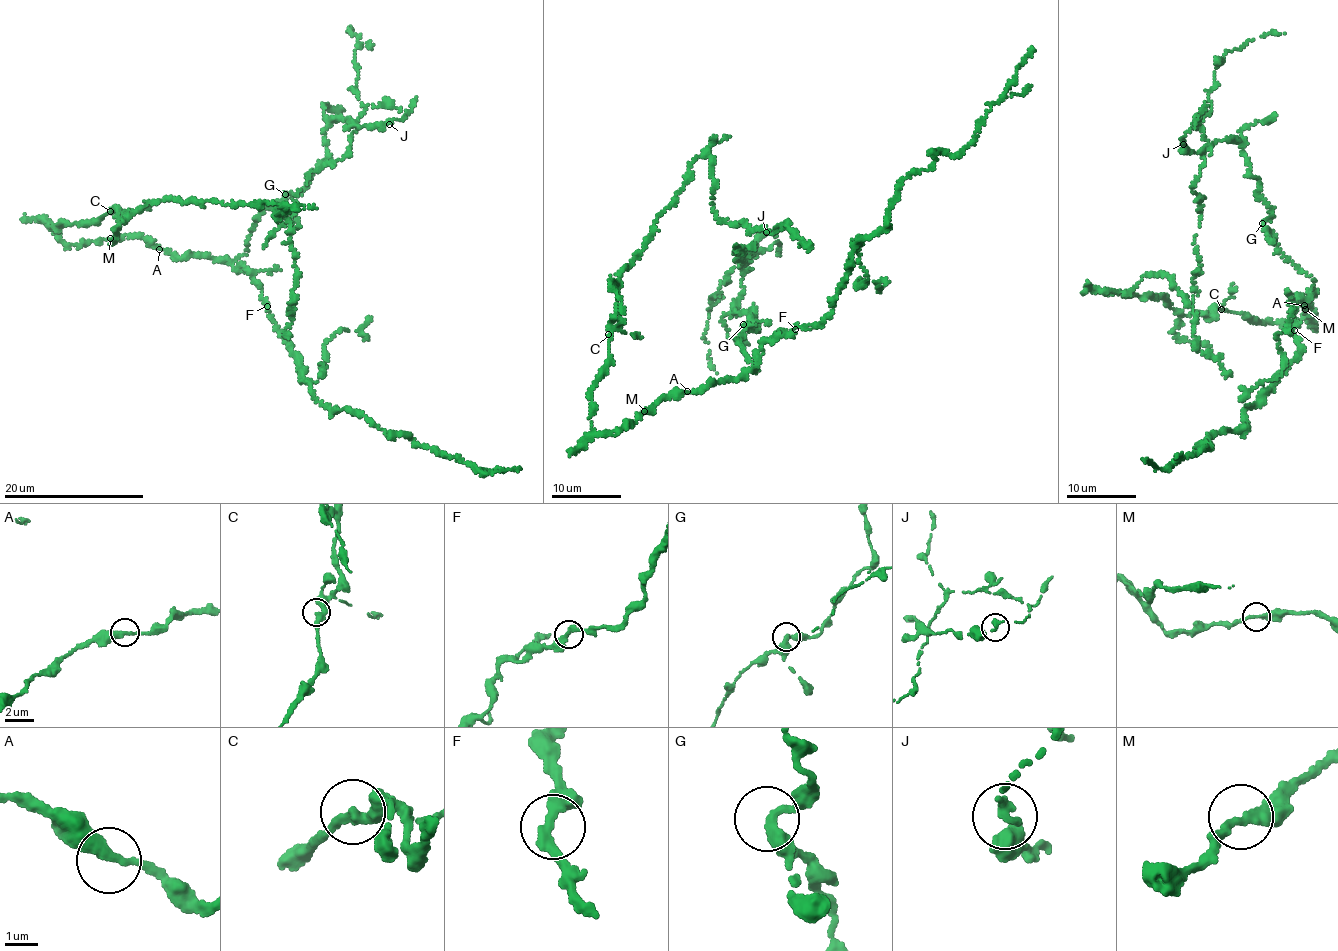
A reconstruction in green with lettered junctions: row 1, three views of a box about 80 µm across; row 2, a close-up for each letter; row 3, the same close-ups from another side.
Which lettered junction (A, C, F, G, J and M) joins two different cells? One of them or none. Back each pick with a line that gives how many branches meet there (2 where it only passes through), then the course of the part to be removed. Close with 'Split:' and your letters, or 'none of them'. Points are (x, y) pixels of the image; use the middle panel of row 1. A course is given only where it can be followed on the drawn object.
J: 2 | (766, 232), (777, 240), (745, 260), (751, 270), (753, 246), (735, 261), (744, 253), (735, 245)
Split: J

